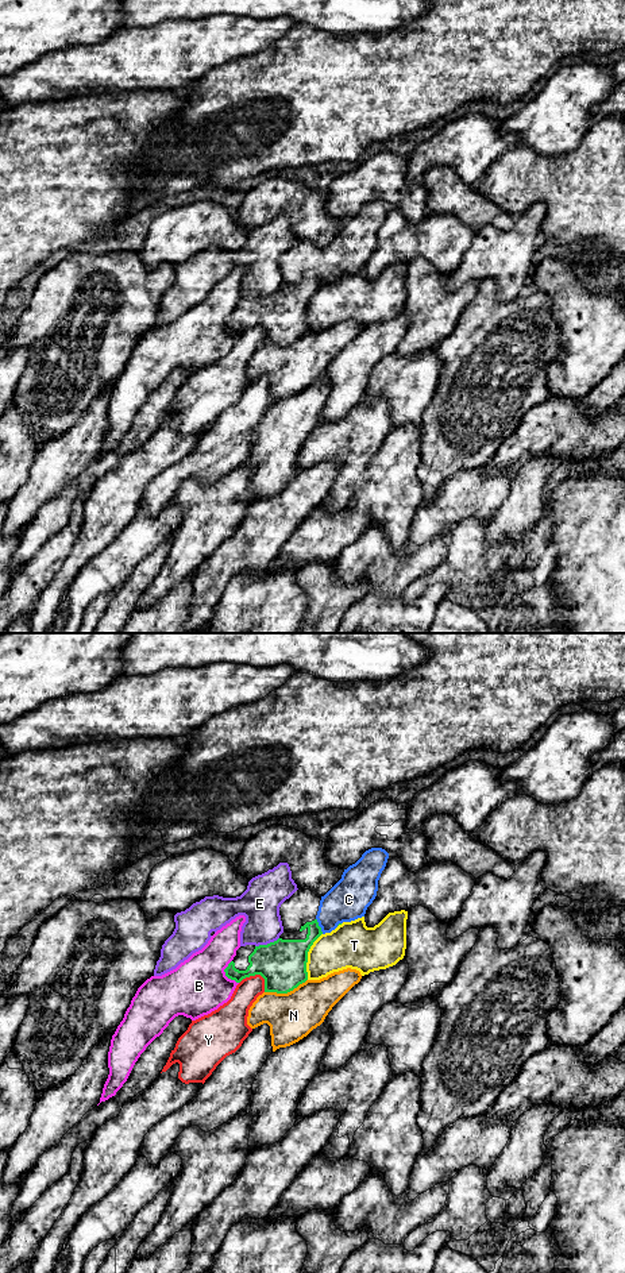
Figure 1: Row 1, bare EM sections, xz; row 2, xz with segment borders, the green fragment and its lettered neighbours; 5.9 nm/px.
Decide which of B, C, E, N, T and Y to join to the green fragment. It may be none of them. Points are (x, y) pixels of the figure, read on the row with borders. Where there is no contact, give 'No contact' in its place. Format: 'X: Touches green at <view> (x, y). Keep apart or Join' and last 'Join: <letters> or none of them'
B: Touches green at xz (226, 973). Keep apart
C: Touches green at xz (319, 926). Keep apart
E: Touches green at xz (267, 944). Keep apart
N: Touches green at xz (285, 992). Keep apart
T: Touches green at xz (307, 956). Keep apart
Y: Touches green at xz (258, 973). Keep apart
Join: none of them

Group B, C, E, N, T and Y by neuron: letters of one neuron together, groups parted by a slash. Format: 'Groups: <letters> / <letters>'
Groups: B / C / E / N / T / Y

